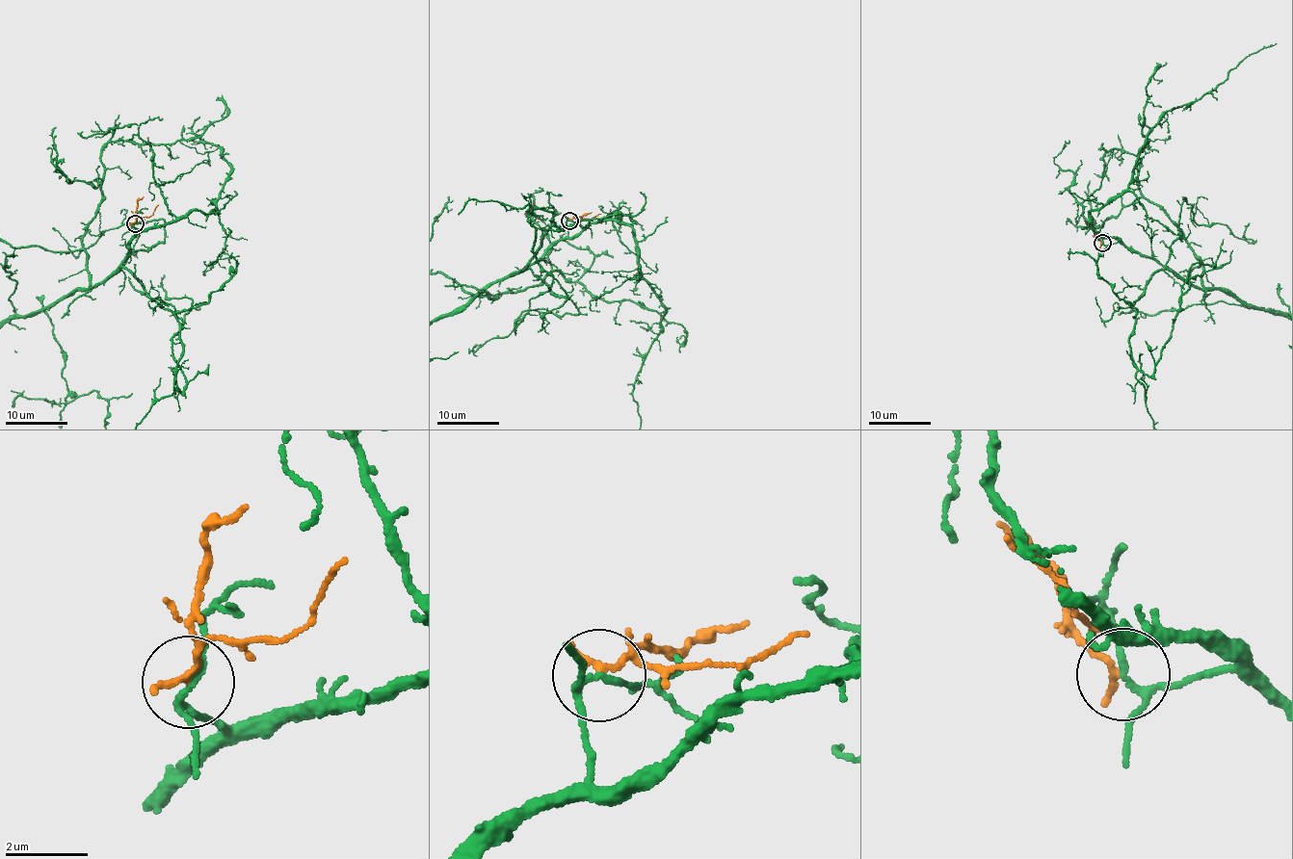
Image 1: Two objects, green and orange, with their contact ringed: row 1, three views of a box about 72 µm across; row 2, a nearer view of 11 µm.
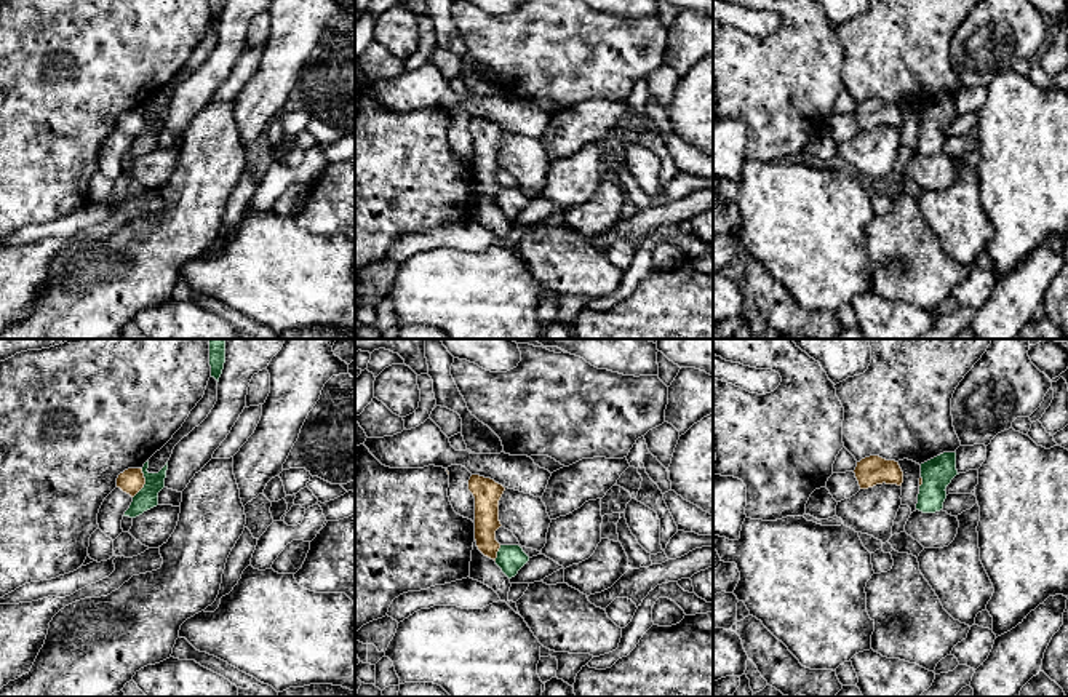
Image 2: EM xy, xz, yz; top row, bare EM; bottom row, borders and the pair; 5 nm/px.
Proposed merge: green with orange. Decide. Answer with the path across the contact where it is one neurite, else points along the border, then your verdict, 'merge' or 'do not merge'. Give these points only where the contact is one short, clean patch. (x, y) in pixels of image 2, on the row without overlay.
along xy (143, 111), (144, 128), (133, 139) | do not merge

